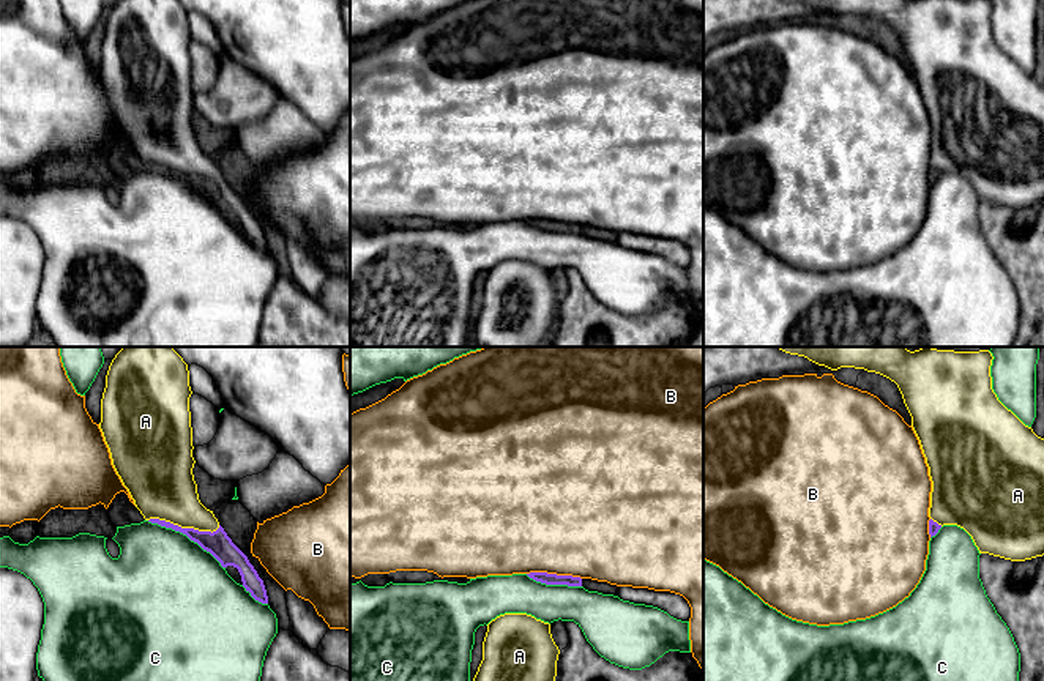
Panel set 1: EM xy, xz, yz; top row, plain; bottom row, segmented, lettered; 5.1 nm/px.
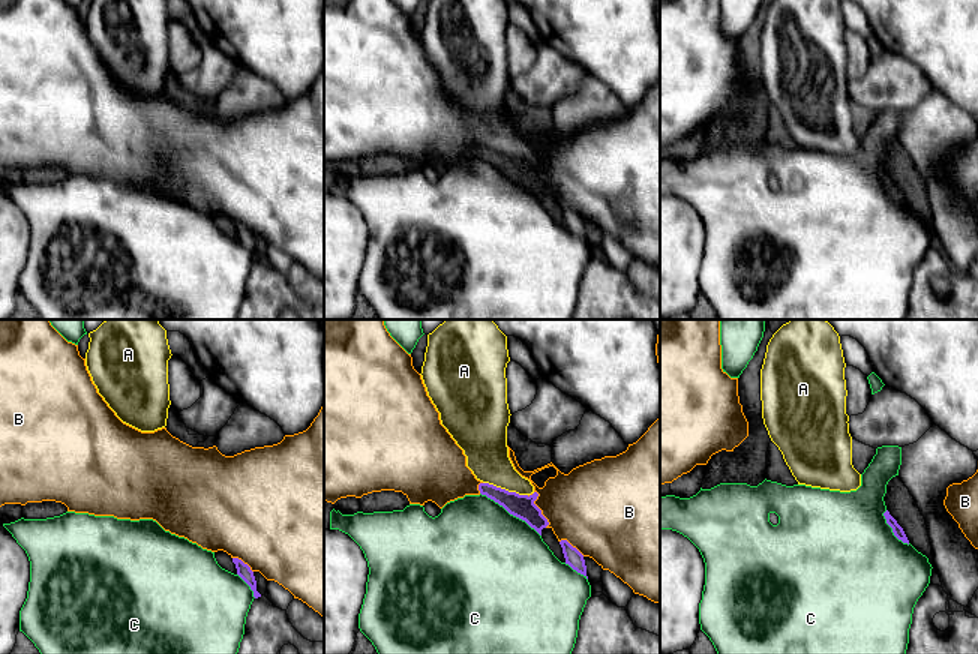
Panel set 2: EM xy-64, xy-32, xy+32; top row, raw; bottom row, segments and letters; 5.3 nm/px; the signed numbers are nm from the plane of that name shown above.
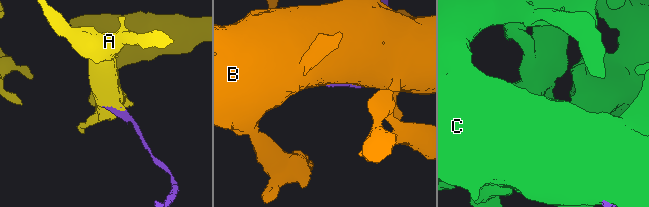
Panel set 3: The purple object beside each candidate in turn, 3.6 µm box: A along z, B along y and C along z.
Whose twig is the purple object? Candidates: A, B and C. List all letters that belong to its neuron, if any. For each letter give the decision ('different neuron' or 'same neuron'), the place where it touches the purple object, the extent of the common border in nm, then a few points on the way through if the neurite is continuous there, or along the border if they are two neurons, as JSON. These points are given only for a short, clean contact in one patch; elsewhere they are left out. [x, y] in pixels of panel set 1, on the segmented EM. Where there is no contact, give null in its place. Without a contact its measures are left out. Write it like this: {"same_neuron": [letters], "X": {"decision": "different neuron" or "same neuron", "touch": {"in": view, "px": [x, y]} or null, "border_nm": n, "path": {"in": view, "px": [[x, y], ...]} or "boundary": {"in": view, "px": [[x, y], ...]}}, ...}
{"same_neuron": ["A"], "A": {"decision": "same neuron", "touch": {"in": "xy", "px": [185, 528]}, "border_nm": 380, "path": {"in": "xy", "px": [[218, 543], [205, 530], [185, 528], [185, 514], [163, 486]]}}, "B": {"decision": "different neuron", "touch": {"in": "xz", "px": [554, 574]}, "border_nm": 280}, "C": {"decision": "different neuron", "touch": {"in": "xy", "px": [186, 535]}, "border_nm": 460}}

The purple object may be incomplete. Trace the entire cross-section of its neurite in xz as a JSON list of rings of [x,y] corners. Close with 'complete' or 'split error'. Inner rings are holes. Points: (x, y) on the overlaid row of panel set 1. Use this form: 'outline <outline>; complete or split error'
outline [[[530,572],[527,574],[530,579],[546,583],[546,585],[568,585],[568,586],[582,586],[580,577],[572,575],[557,575],[547,572]]]; complete

